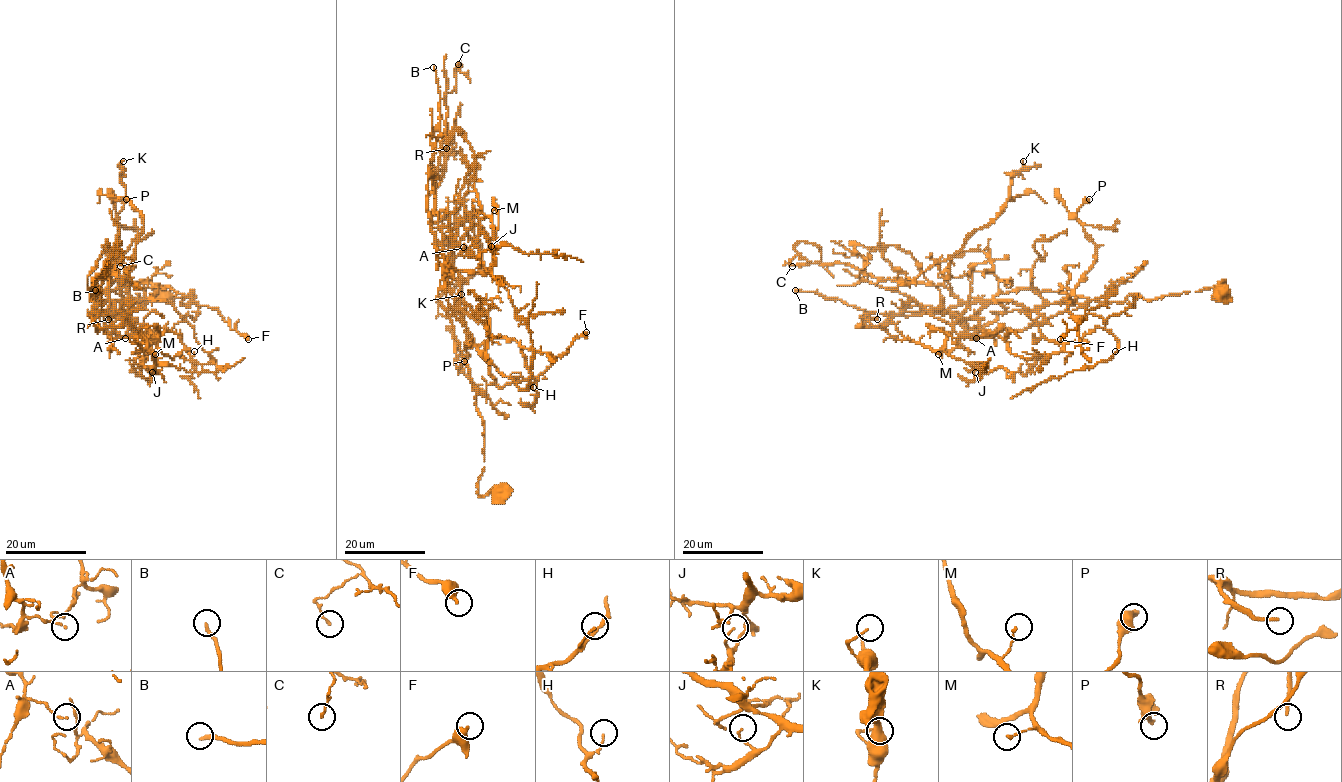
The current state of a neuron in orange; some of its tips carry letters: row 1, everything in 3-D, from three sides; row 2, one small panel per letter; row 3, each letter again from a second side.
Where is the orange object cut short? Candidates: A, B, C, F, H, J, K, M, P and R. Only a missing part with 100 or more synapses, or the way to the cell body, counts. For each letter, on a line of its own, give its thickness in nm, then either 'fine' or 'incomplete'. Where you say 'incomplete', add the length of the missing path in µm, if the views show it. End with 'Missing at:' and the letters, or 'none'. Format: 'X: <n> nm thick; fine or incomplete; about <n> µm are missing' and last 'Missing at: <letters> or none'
A: 70 nm thick; fine
B: 200 nm thick; fine
C: 130 nm thick; fine
F: 360 nm thick; fine
H: 90 nm thick; fine
J: 90 nm thick; fine
K: 100 nm thick; fine
M: 130 nm thick; fine
P: 440 nm thick; fine
R: 180 nm thick; fine
Missing at: none

